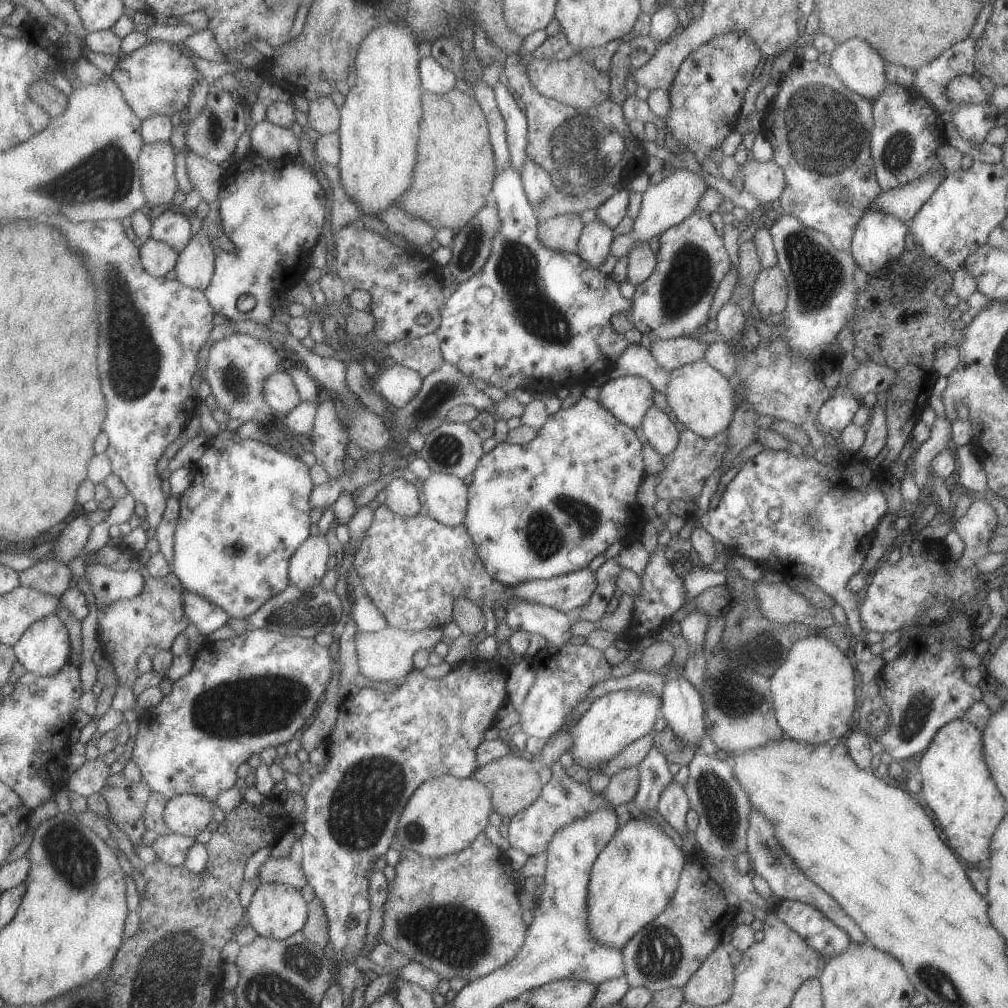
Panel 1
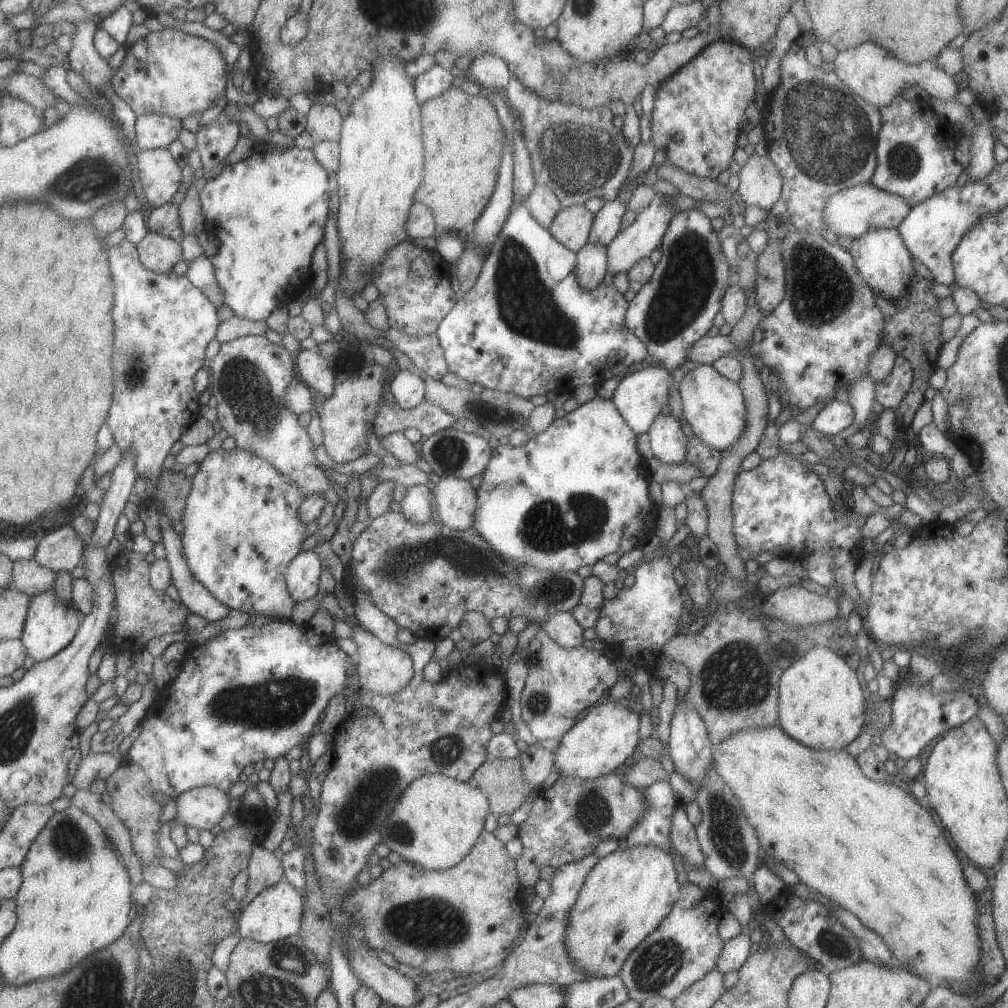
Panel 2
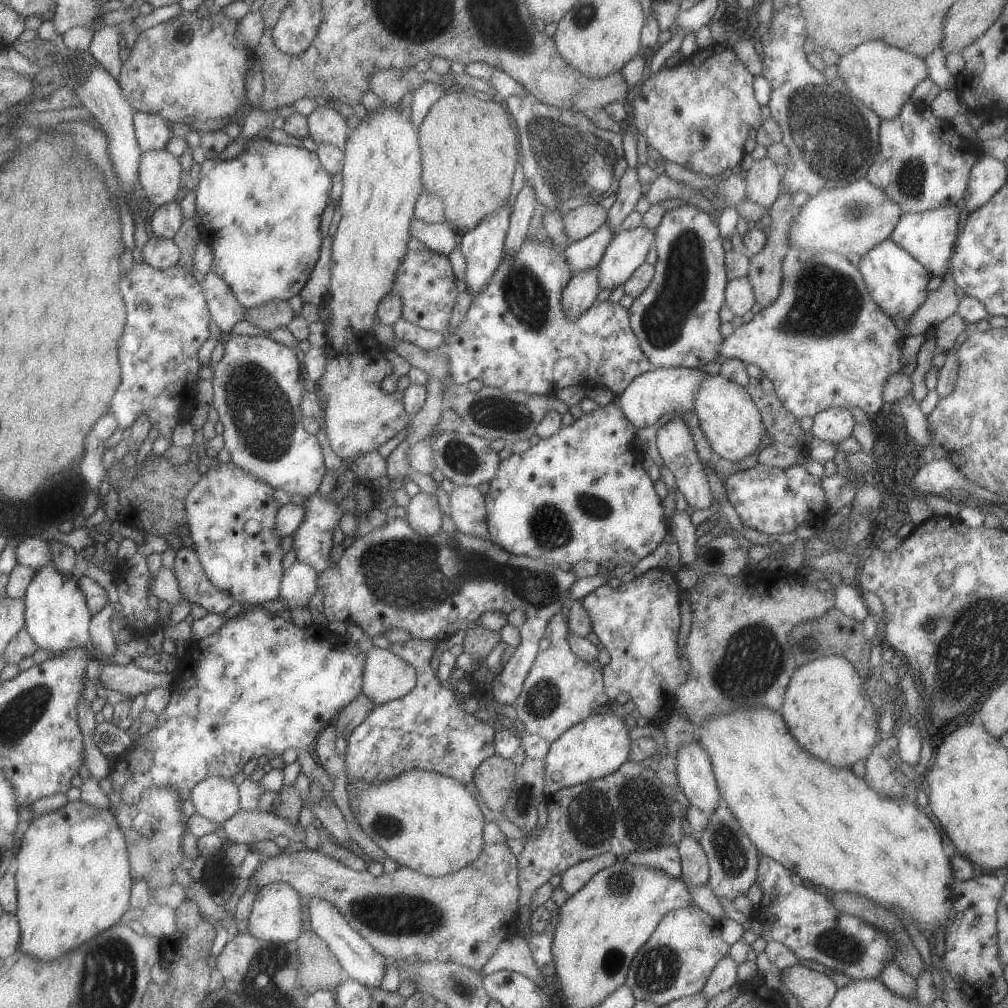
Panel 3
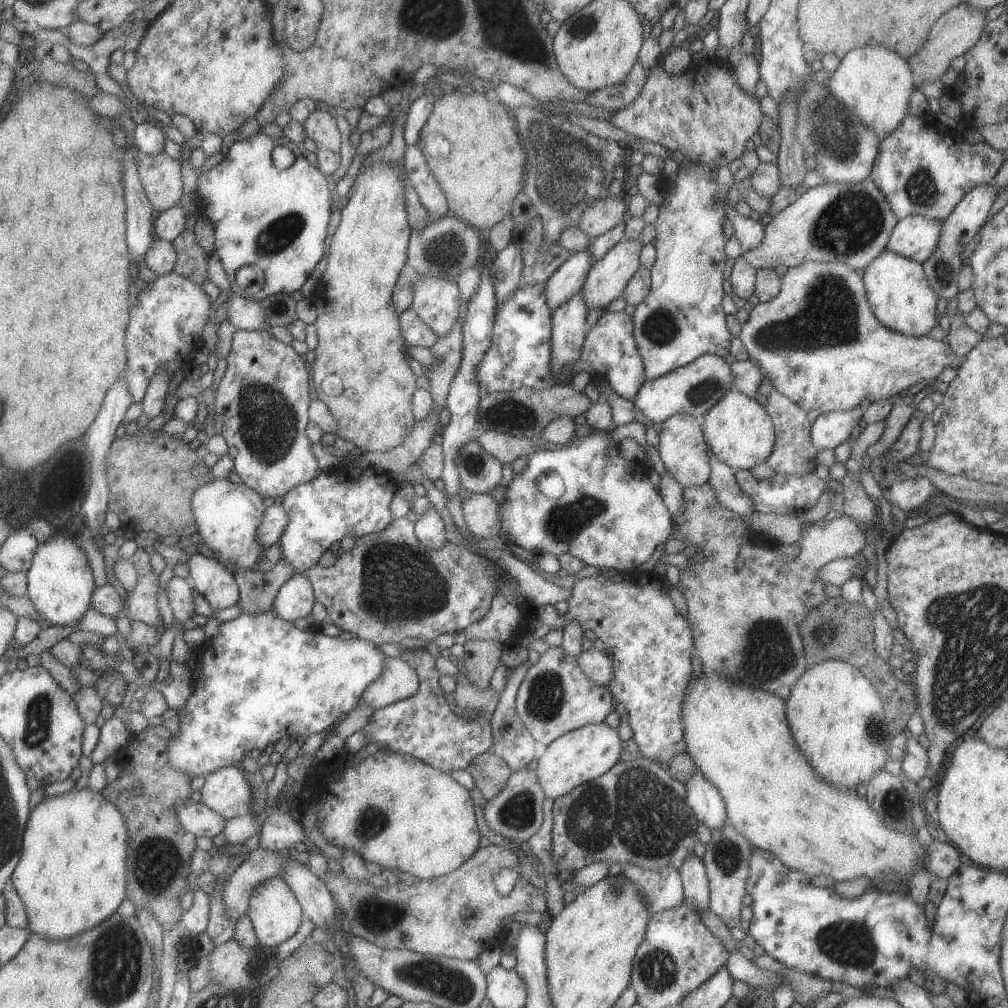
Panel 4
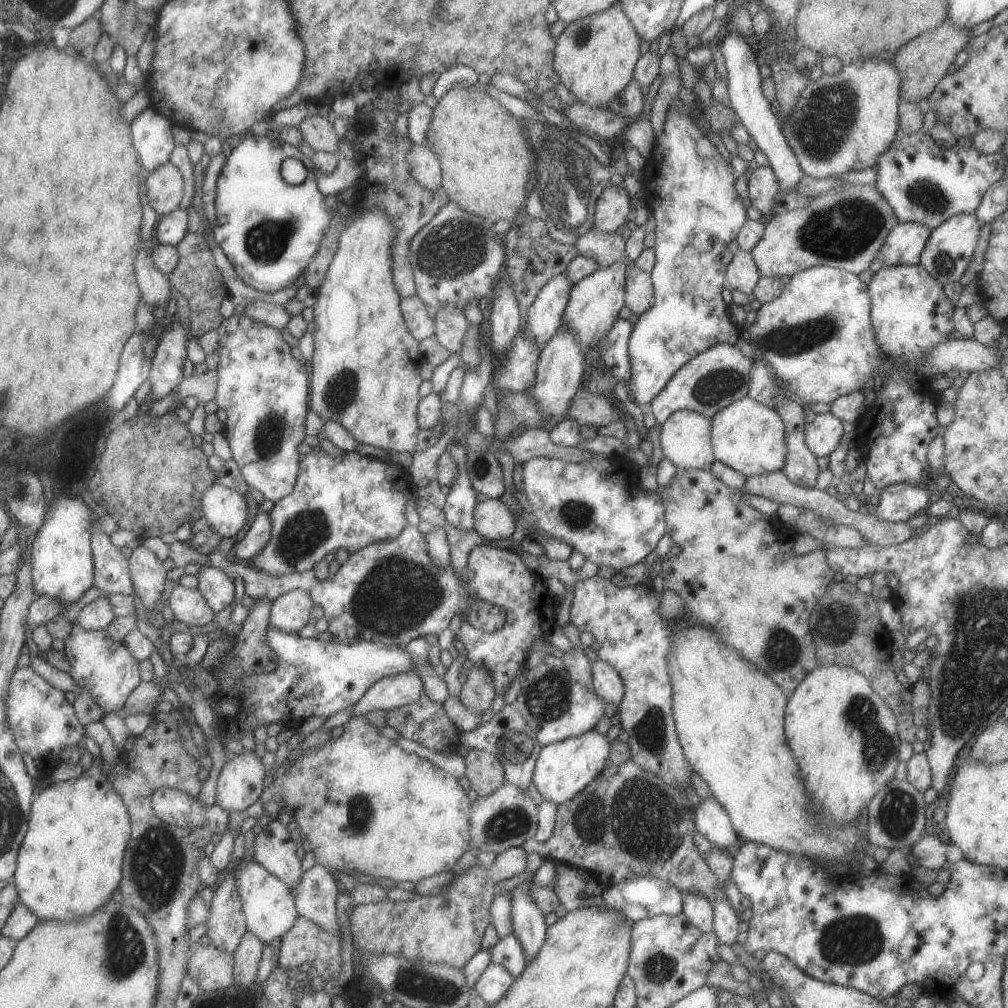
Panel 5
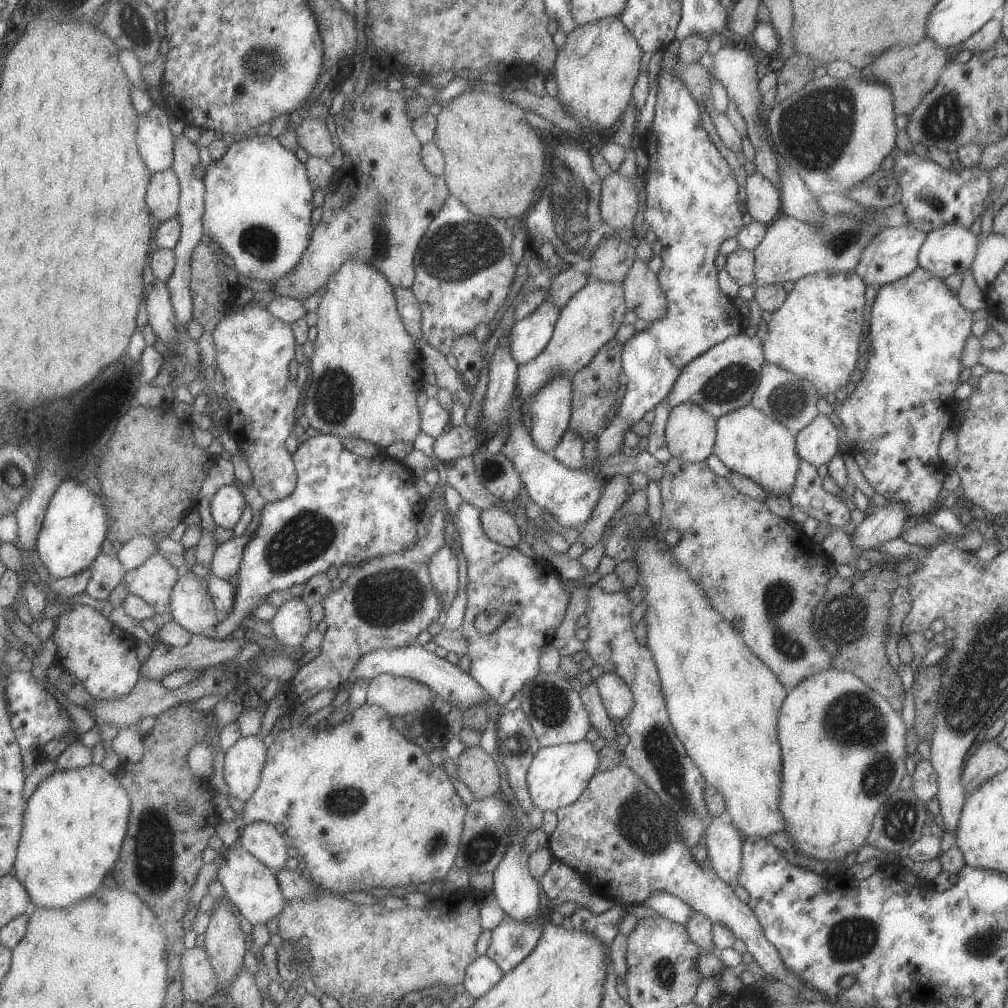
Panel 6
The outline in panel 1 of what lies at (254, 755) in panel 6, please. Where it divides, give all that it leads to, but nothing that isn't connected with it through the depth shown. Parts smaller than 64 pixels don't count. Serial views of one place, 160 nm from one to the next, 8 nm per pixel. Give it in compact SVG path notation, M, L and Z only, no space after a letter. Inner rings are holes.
M179 794L163 808L165 826L177 836L195 838L211 822L214 802L195 794Z

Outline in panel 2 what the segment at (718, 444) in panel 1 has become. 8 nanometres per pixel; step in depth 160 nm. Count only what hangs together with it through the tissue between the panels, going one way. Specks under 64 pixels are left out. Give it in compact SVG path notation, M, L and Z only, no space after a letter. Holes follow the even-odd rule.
M697 436L687 438L685 442L685 460L683 463L697 468L703 478L711 477L717 471L721 451L709 448Z

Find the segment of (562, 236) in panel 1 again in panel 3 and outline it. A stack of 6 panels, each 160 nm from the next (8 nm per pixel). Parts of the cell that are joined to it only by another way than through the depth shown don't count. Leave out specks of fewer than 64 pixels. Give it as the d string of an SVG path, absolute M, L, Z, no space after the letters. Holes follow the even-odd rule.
M598 203L579 205L562 218L564 233L571 243L578 241L595 232L607 221L607 217L607 211Z

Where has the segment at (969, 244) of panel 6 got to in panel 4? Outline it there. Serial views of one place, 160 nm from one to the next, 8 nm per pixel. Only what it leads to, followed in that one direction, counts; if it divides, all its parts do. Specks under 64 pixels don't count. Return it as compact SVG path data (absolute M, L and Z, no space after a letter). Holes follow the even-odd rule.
M993 180L985 185L979 185L968 190L963 198L953 207L951 214L941 223L939 238L935 250L920 264L923 267L927 282L937 295L937 298L950 300L957 291L957 274L961 270L963 246L975 236L976 232L987 220L989 208L993 204L997 191L992 186Z

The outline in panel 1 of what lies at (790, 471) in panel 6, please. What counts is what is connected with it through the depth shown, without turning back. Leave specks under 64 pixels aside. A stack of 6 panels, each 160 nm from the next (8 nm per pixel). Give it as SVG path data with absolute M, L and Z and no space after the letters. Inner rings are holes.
M704 358L669 371L665 398L669 410L685 429L702 438L712 438L728 428L737 404L729 381L709 366Z

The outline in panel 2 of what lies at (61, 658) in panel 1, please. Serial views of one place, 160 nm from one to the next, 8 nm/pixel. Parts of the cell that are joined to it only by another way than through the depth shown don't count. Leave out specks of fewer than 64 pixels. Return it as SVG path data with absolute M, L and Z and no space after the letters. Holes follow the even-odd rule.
M47 590L43 594L35 594L29 606L27 620L24 622L23 636L19 642L25 648L27 656L33 658L34 663L45 661L55 657L72 643L72 639L76 637L77 628L79 628L79 618L78 611L57 599L52 590Z

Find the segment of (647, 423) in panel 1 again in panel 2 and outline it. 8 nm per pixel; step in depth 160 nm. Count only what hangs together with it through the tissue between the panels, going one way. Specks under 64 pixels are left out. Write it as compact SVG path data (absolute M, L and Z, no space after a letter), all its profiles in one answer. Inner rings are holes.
M658 415L651 422L647 435L655 459L667 465L683 464L687 438L674 417Z

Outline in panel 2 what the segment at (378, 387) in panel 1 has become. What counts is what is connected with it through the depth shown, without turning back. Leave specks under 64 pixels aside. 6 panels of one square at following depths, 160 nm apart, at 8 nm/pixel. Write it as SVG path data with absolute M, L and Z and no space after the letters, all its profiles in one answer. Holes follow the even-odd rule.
M398 370L391 378L391 395L401 409L409 410L424 402L424 383L420 377L419 373Z

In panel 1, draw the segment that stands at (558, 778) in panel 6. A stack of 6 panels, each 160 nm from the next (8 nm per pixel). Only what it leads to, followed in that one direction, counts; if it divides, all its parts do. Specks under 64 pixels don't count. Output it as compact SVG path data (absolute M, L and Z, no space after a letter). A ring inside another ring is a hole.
M649 690L611 691L595 699L579 720L568 724L571 734L569 754L581 768L589 769L609 762L619 750L653 731L655 719L661 716L661 698Z

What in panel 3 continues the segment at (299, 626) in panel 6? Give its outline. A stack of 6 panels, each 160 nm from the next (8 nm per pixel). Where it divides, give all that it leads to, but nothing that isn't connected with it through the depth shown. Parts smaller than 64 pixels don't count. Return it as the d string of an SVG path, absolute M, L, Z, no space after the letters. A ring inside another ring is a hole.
M297 559L284 569L278 596L285 607L290 610L307 606L319 585L317 576L313 567Z

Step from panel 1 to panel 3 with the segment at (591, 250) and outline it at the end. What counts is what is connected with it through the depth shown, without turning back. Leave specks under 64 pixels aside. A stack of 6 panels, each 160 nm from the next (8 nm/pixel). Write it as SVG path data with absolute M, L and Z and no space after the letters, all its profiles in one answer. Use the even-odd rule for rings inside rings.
M596 268L571 276L560 294L560 307L565 318L575 320L582 315L596 302L599 291Z

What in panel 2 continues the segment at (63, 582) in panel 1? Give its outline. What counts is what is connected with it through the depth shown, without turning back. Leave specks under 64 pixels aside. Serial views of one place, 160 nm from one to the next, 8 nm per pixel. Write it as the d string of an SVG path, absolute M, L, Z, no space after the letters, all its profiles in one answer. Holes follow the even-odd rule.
M17 560L13 562L13 578L9 589L24 591L29 597L43 594L55 588L57 572L38 566L35 560Z

